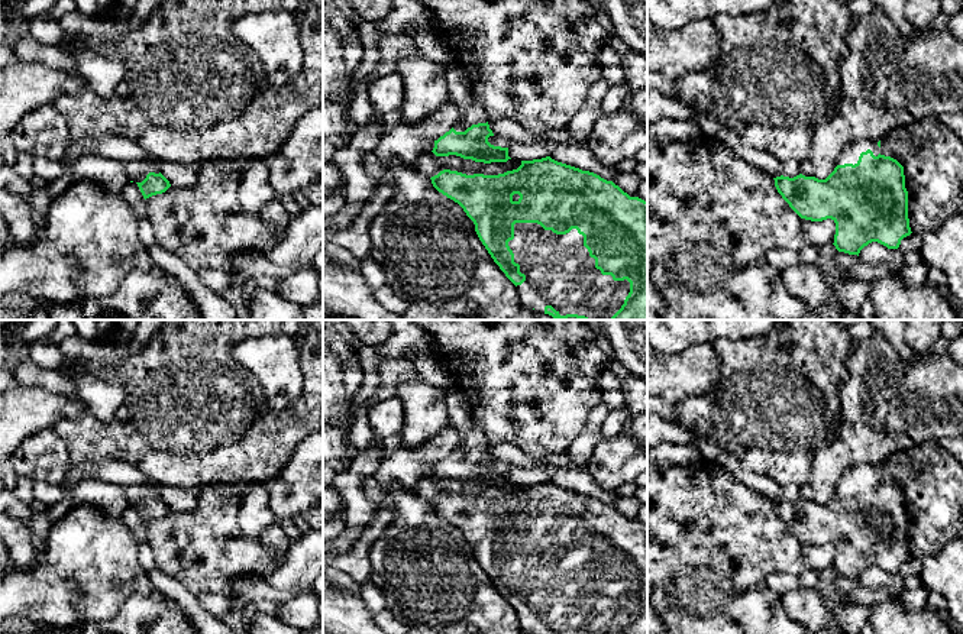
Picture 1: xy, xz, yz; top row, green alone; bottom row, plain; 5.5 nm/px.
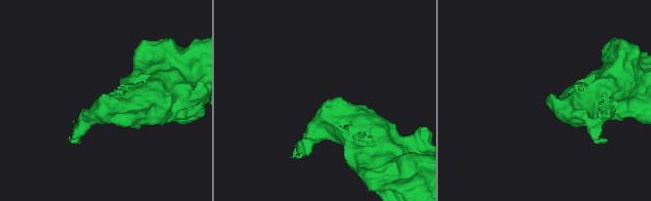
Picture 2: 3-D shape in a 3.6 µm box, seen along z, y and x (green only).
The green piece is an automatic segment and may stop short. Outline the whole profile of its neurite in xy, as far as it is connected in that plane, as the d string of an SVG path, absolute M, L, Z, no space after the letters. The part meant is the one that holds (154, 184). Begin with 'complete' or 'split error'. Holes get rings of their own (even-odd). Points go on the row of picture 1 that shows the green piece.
split error; M130 161L126 164L126 174L130 181L138 184L145 200L162 194L171 187L155 161Z

